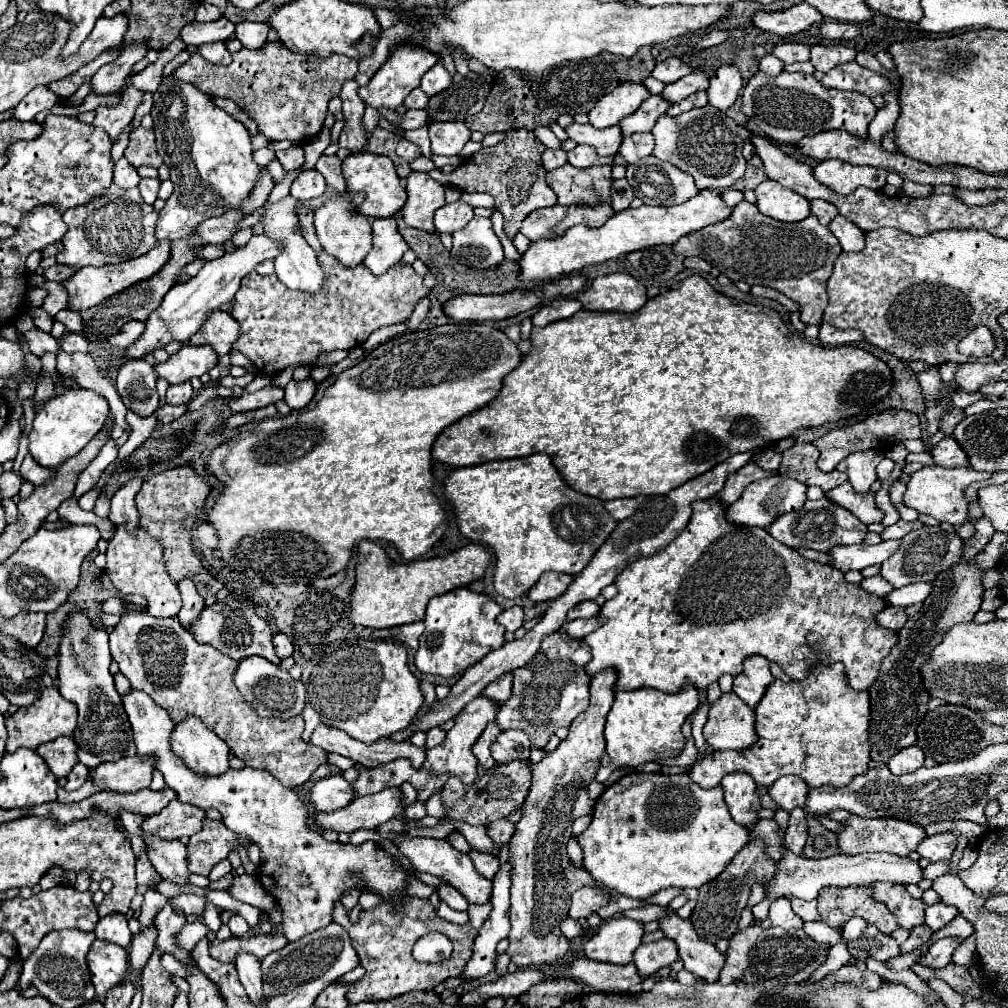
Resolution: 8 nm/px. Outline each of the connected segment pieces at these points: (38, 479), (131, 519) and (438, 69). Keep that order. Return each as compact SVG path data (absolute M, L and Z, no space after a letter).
M29 454L25 456L19 474L21 474L27 482L31 482L33 486L43 486L47 480L51 480L51 476L55 476L55 472L51 472L49 468L39 466L39 464L29 456Z
M131 478L129 482L125 482L115 496L111 498L111 514L109 520L113 524L125 524L129 530L135 530L139 526L139 514L135 508L135 496L139 494L143 480L141 478Z
M437 62L433 68L429 68L421 78L421 90L427 96L435 96L435 94L443 92L447 88L447 84L451 84L451 74L445 70L445 66L441 62Z

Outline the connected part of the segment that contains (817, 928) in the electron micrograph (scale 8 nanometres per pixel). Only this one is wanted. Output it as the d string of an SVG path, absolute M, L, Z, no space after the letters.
M805 922L803 924L803 930L805 934L809 934L811 938L819 940L819 942L825 942L829 946L835 946L839 942L843 942L843 936L839 930L833 930L831 926L825 926L825 924L817 924L817 922Z

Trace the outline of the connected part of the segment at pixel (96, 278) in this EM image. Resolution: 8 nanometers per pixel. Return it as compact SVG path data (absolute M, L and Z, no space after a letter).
M163 240L163 242L157 242L151 252L147 252L147 254L143 254L139 258L133 258L133 260L127 260L127 262L121 262L121 264L107 264L107 266L101 266L101 268L87 266L87 268L77 270L71 278L67 278L65 282L61 282L63 288L67 290L67 296L69 296L67 310L83 312L83 310L87 310L91 306L97 306L99 302L103 302L105 298L113 296L115 292L121 292L121 290L129 288L135 282L151 278L167 262L167 258L169 258L169 246L171 246L171 242Z

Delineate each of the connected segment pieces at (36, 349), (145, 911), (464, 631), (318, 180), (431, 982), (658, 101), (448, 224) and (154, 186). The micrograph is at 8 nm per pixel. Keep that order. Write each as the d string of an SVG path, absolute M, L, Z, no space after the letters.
M31 330L25 336L29 340L29 350L35 356L43 356L45 352L53 352L53 354L59 352L59 340L55 340L51 334L45 334L41 330Z
M151 882L143 896L145 896L145 900L143 900L143 906L141 906L141 914L137 918L139 924L141 924L141 930L145 930L153 924L153 918L159 914L159 908L163 908L163 904L169 900L167 896L163 896L157 890L157 882Z
M455 588L451 592L435 596L427 604L425 632L419 638L419 650L415 654L415 666L423 674L437 674L451 678L463 674L467 668L483 660L491 650L505 644L505 628L497 624L501 606L487 594L473 592L469 588Z
M315 168L313 170L303 170L291 184L291 196L295 200L317 198L323 192L325 192L325 178Z
M407 896L407 908L403 912L393 912L389 904L379 904L373 910L361 911L358 924L349 922L349 911L341 906L341 902L335 904L335 912L333 912L333 920L341 926L347 928L351 942L359 954L361 966L367 968L365 978L361 978L355 984L347 984L349 992L349 1004L359 1004L359 1002L379 1002L379 1000L391 1000L395 996L401 996L405 992L413 992L413 990L431 990L435 984L443 982L445 978L451 976L459 976L467 964L467 960L471 958L471 950L473 950L473 940L479 932L479 928L483 926L483 922L487 920L491 912L491 902L487 904L469 904L469 922L463 926L457 924L449 924L447 922L447 936L453 942L453 954L449 960L437 962L437 964L421 964L411 956L411 948L415 944L415 940L427 932L433 932L433 924L431 922L445 922L437 916L437 912L433 910L433 906L429 904L429 900L423 898L413 898Z
M649 96L639 108L635 114L631 116L625 116L621 122L619 122L619 128L623 132L623 136L631 136L631 134L637 134L637 132L651 132L653 126L655 126L655 120L667 112L671 104L667 100L663 100L661 96Z
M453 202L453 204L445 204L443 208L439 208L435 212L433 222L435 222L437 234L453 234L465 228L471 218L473 218L473 208L469 204Z
M143 178L141 182L139 182L139 192L141 192L141 196L143 196L143 200L147 202L147 204L153 204L155 200L157 200L157 190L159 190L159 184L161 184L161 180L157 180L157 178Z

